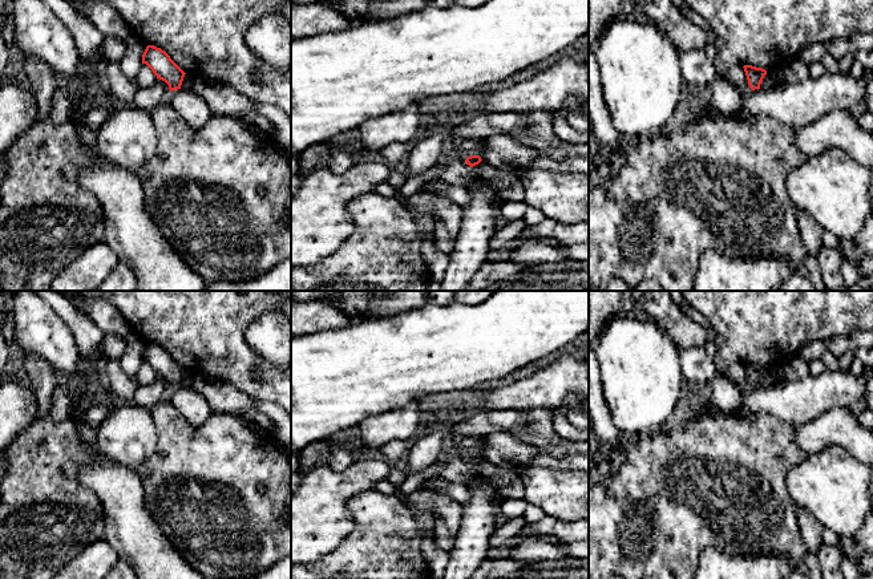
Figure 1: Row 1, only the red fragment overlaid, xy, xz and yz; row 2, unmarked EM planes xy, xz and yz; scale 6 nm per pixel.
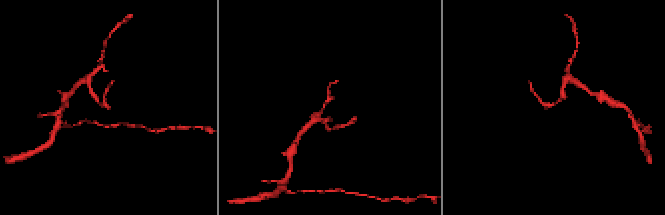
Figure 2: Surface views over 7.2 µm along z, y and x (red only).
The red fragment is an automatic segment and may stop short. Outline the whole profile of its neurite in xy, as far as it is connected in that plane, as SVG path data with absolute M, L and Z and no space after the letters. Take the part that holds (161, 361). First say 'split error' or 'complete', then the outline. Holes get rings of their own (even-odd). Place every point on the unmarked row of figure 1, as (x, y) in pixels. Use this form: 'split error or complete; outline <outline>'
complete; outline M147 343L142 352L142 361L146 361L157 376L165 378L170 389L181 386L186 371L161 345Z

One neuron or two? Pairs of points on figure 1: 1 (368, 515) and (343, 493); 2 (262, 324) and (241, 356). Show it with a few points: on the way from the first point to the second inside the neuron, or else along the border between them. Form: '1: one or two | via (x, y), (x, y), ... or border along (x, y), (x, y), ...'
1: two | border along (374, 488), (348, 502), (351, 530)
2: two | border along (277, 310), (263, 312), (250, 326)

